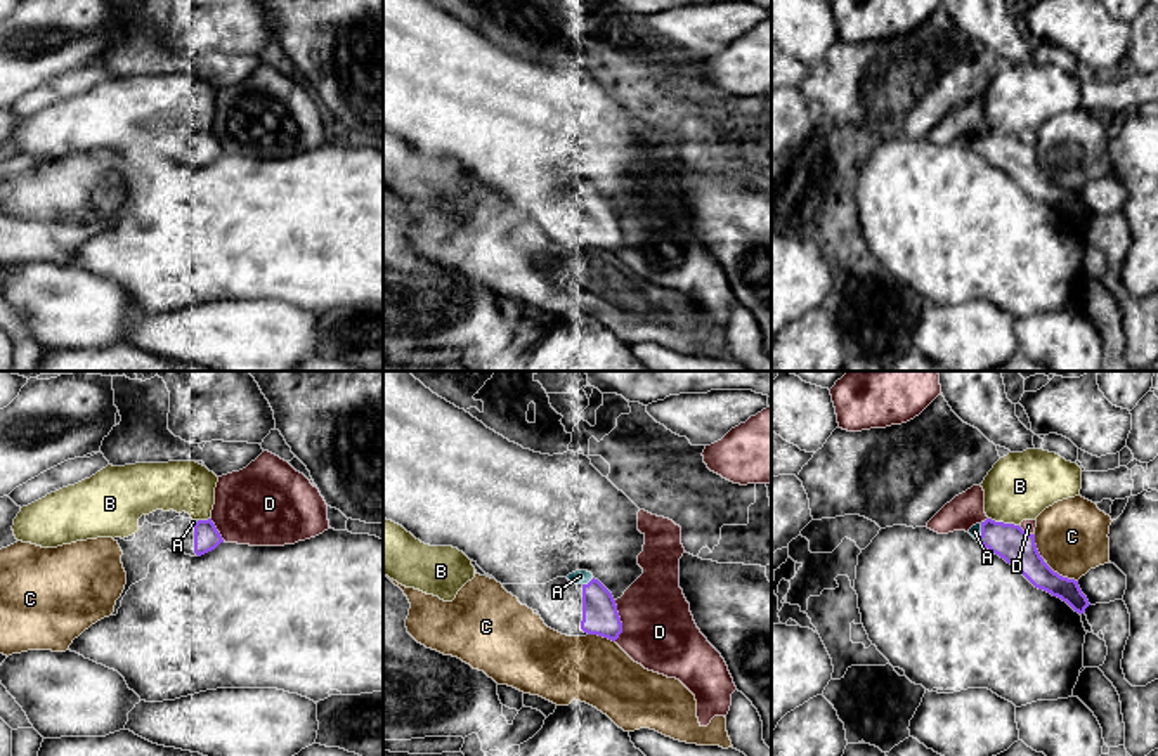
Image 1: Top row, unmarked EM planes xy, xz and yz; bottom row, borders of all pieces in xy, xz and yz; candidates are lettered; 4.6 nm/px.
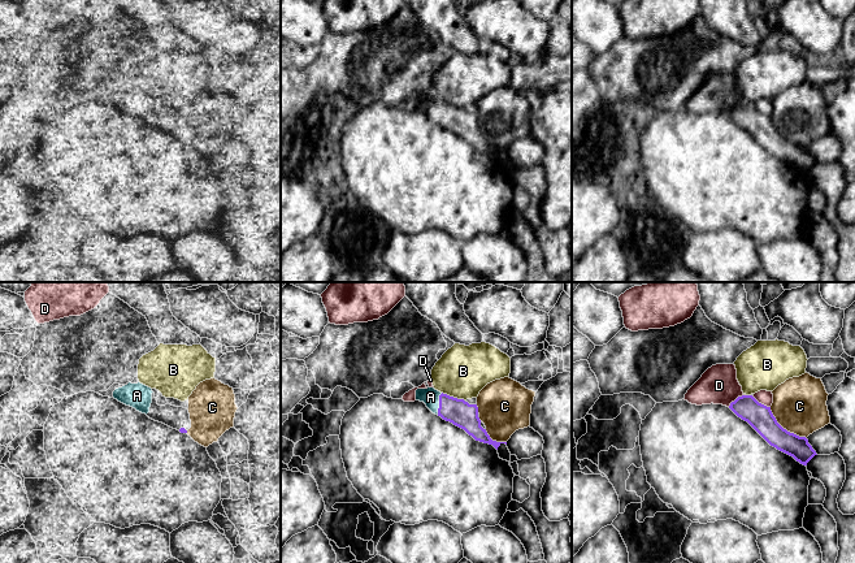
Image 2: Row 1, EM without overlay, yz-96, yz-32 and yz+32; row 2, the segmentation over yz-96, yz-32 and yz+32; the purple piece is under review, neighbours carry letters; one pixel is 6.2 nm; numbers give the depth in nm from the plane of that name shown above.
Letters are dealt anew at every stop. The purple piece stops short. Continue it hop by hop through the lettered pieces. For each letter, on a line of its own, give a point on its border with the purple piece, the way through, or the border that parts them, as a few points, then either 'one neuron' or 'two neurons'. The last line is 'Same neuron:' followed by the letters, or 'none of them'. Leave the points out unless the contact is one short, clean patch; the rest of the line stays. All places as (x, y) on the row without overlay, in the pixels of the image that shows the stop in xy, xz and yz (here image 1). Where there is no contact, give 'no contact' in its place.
A: meets purple in xz at (590, 193); one neuron
B: meets purple in yz at (1002, 134); two neurons
C: meets purple in yz at (1061, 188); two neurons
D: meets purple in xz at (619, 233); two neurons
Same neuron: A

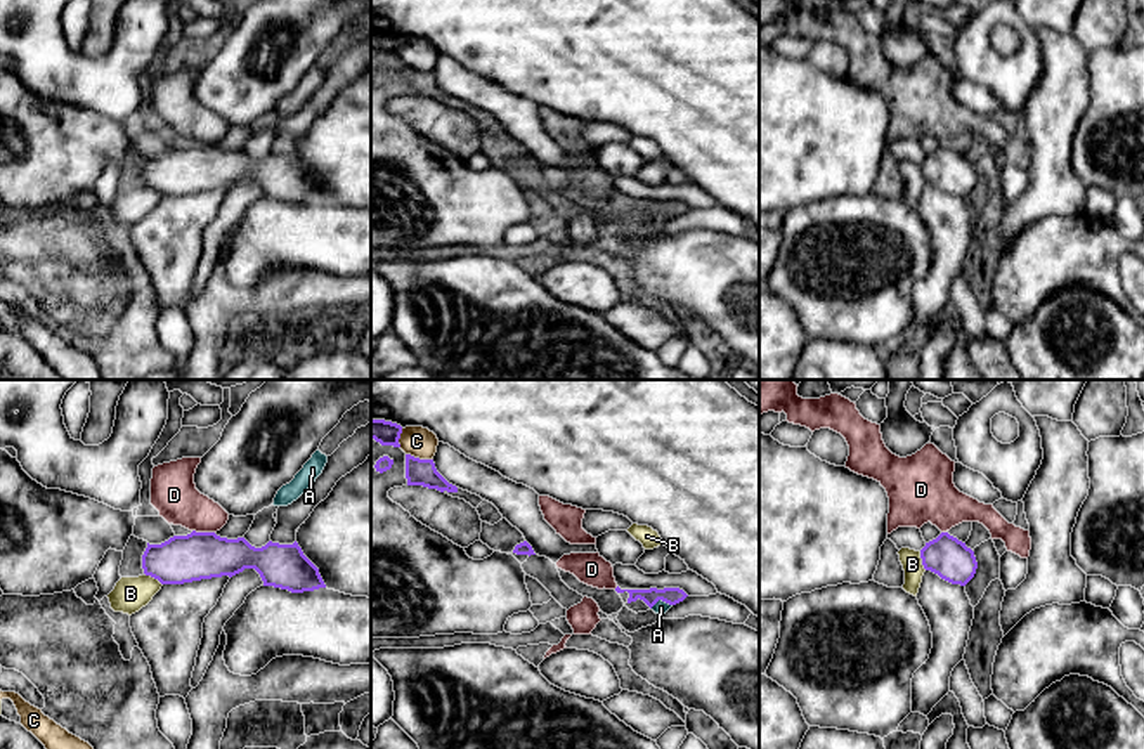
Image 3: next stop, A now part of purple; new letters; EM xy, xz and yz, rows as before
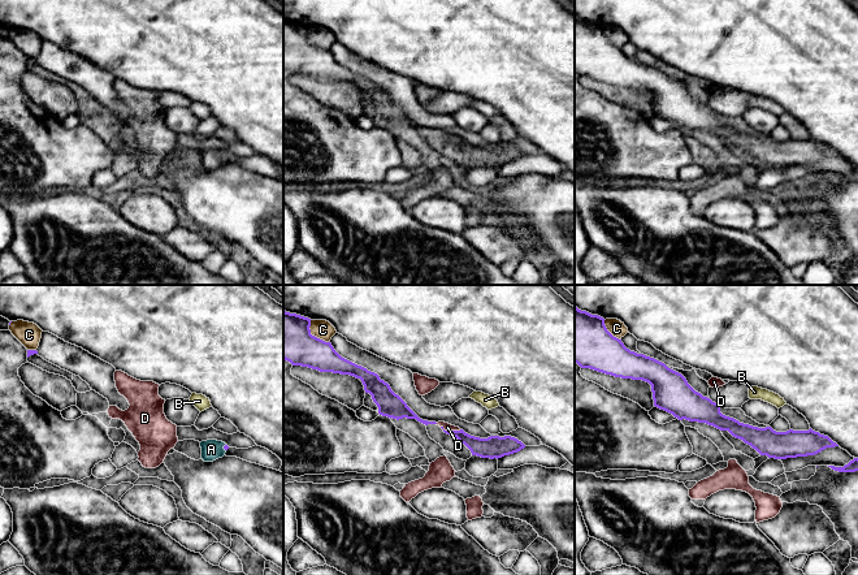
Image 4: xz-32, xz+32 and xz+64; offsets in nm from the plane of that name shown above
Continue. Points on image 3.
A: meets purple in xz at (661, 210); two neurons
B: meets purple in xy at (153, 188); two neurons
C: meets purple in xz at (418, 70); two neurons
D: meets purple in xy at (203, 144); border along xy (193, 141), (214, 144); two neurons
Same neuron: none of them

